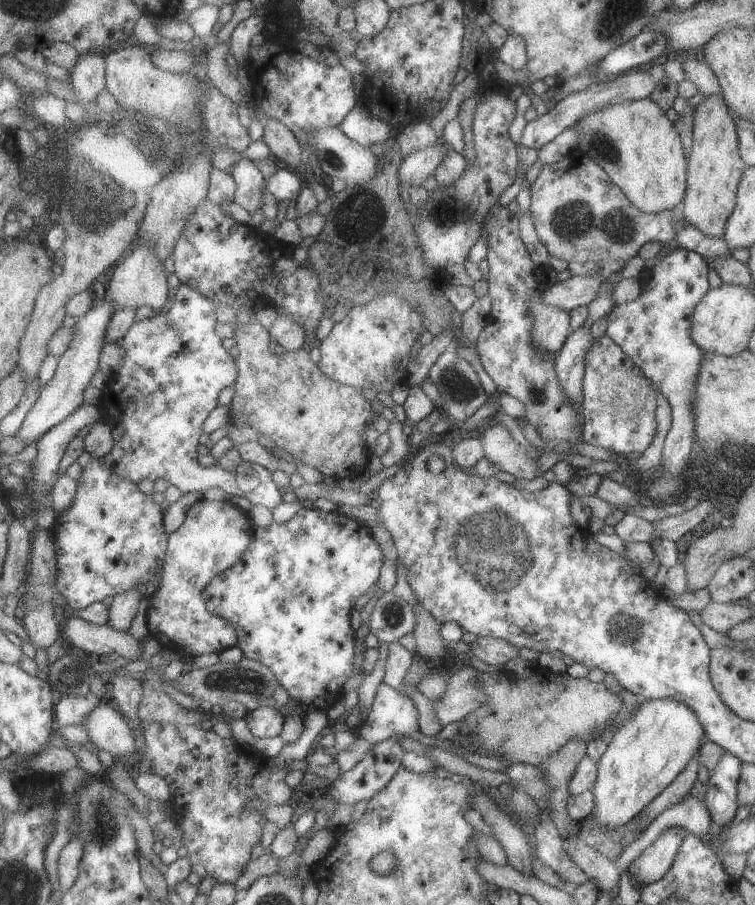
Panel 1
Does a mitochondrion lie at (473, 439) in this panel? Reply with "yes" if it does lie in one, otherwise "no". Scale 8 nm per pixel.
no

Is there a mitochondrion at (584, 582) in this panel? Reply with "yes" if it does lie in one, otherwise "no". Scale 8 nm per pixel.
no

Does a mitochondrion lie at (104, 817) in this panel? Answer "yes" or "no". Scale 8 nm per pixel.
yes

